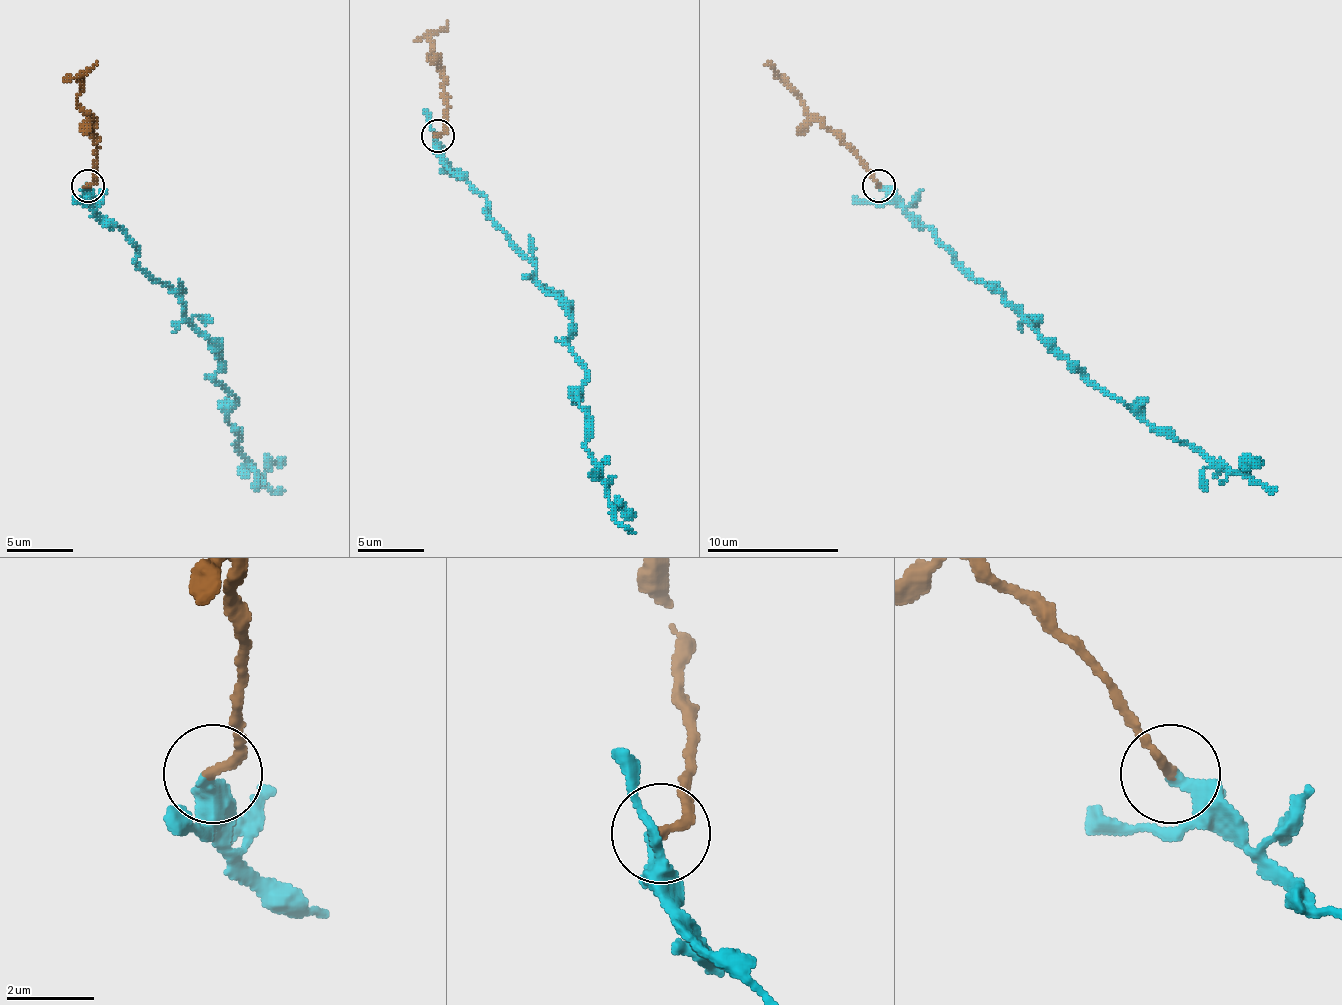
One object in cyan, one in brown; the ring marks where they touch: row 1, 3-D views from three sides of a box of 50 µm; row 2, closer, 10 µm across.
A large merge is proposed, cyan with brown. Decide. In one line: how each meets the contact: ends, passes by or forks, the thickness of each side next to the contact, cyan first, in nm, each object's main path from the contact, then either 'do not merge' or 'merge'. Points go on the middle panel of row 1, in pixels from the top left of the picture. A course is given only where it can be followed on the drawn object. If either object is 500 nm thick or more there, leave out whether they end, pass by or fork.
cyan ends; brown ends; calibres 380 and 240 nm; course cyan (437, 136), (437, 156), (487, 199), (487, 216), (572, 321), (586, 450), (612, 516), (635, 533); course brown (437, 136), (444, 130), (447, 97), (444, 74), (427, 54), (430, 37), (447, 21); merge

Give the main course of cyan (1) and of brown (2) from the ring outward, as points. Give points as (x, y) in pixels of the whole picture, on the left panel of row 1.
1: (86, 187), (86, 203), (136, 243), (136, 263), (222, 355), (215, 378), (235, 398), (235, 444), (285, 491)
2: (86, 187), (93, 180), (96, 140), (93, 121), (77, 94), (80, 78), (96, 64)

